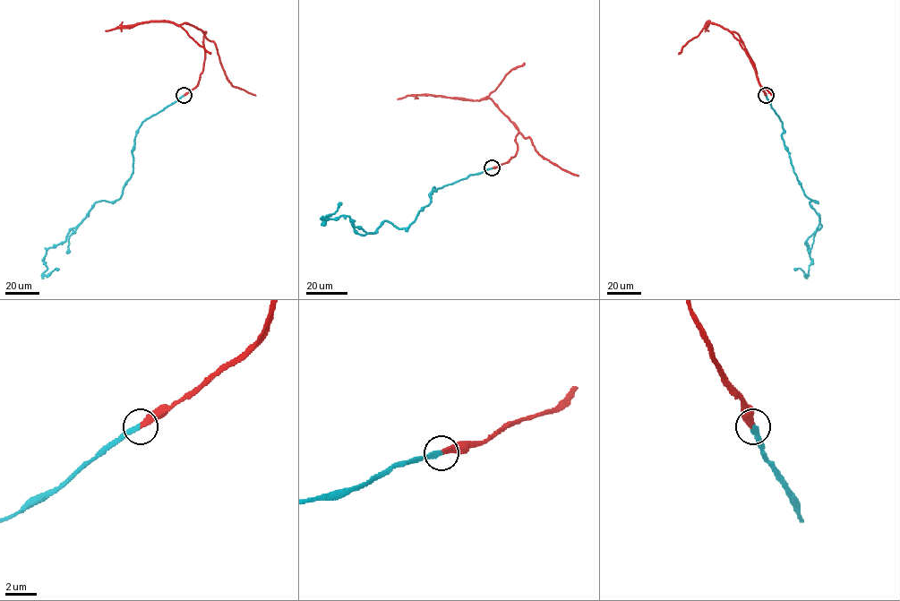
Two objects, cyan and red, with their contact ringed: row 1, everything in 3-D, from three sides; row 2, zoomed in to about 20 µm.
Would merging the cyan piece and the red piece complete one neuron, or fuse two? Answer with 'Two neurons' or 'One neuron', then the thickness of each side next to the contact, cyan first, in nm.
One neuron. Thickness 280 nm (cyan) against 320 nm

